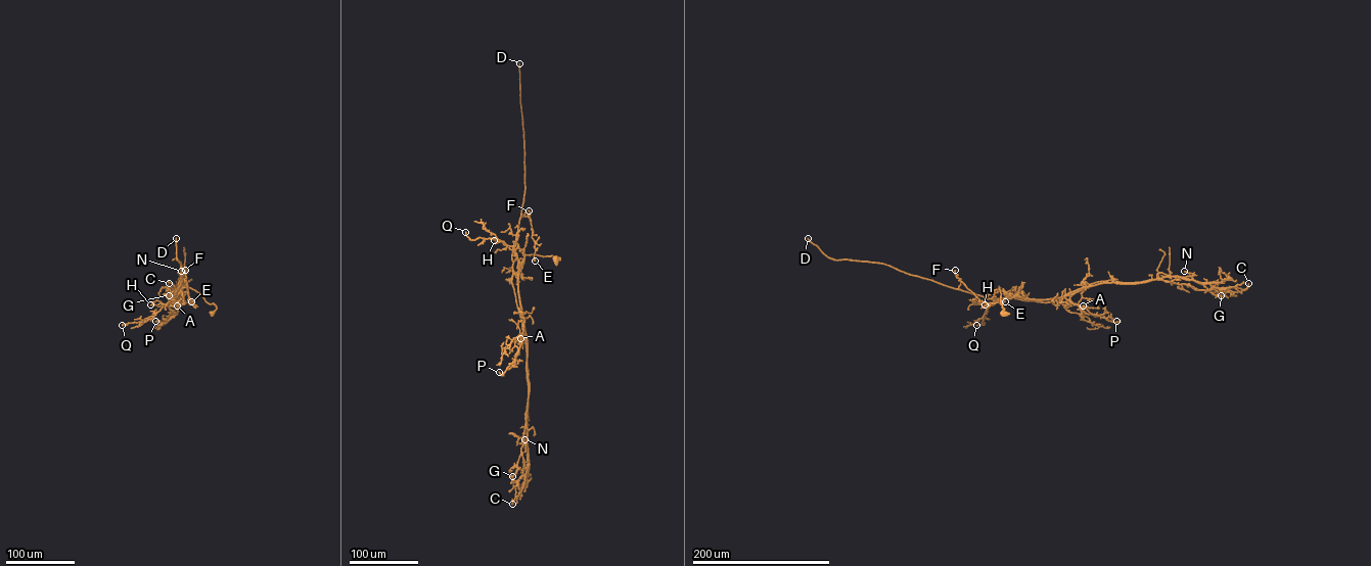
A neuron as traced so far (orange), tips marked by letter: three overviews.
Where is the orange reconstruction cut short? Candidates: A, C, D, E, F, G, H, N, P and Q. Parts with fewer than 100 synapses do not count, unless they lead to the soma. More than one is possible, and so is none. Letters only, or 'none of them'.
D

